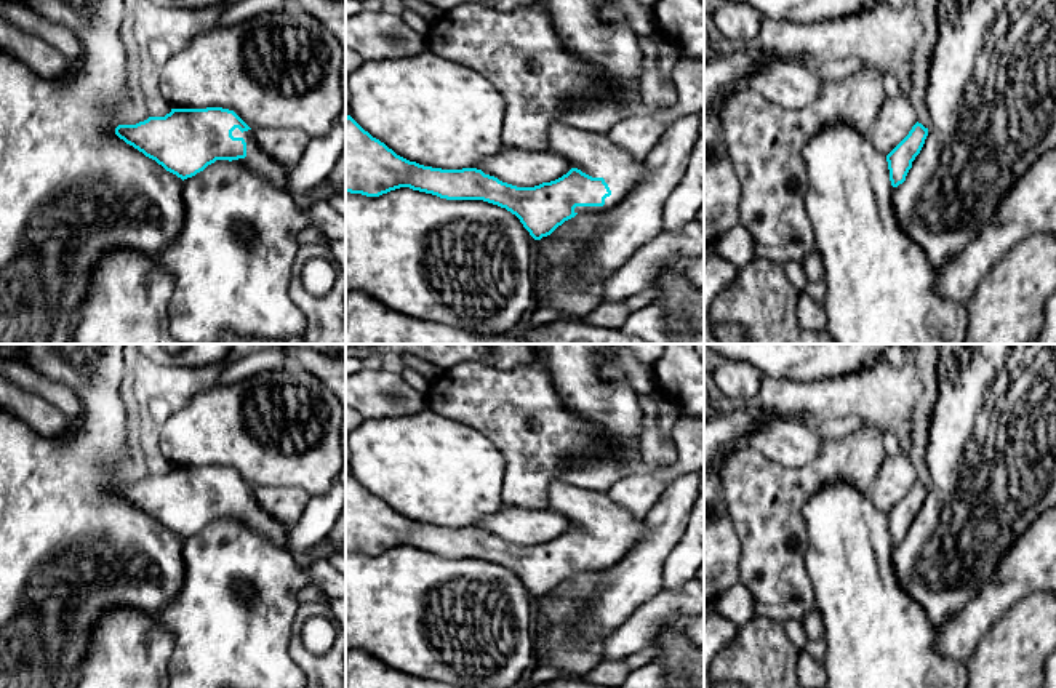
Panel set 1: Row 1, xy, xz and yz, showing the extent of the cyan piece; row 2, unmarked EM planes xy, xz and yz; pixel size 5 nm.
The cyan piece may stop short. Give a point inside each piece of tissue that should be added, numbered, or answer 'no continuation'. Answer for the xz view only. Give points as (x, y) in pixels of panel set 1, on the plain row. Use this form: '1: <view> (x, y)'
1: xz (594, 512)

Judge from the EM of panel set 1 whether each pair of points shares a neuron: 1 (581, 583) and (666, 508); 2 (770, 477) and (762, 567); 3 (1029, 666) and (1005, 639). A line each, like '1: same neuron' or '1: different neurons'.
1: different neurons
2: same neuron
3: same neuron

